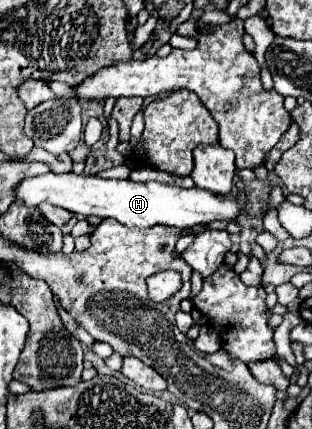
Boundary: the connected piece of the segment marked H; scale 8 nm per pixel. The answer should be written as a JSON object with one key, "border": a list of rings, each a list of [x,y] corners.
{"border":[[[45,173],[39,177],[25,179],[17,187],[17,199],[29,207],[51,203],[75,215],[83,215],[83,217],[91,217],[91,215],[97,215],[101,219],[111,217],[127,227],[147,229],[155,225],[167,225],[167,227],[177,227],[177,229],[191,229],[195,225],[209,225],[211,221],[235,221],[243,215],[263,217],[271,209],[279,209],[279,205],[285,201],[285,195],[279,187],[275,187],[265,201],[237,203],[225,197],[215,197],[211,191],[199,189],[199,187],[183,189],[183,187],[165,185],[159,181],[135,183],[131,179],[117,181],[117,179],[103,179],[99,175],[87,177],[87,175],[75,175],[75,173],[65,173],[65,175]]]}

